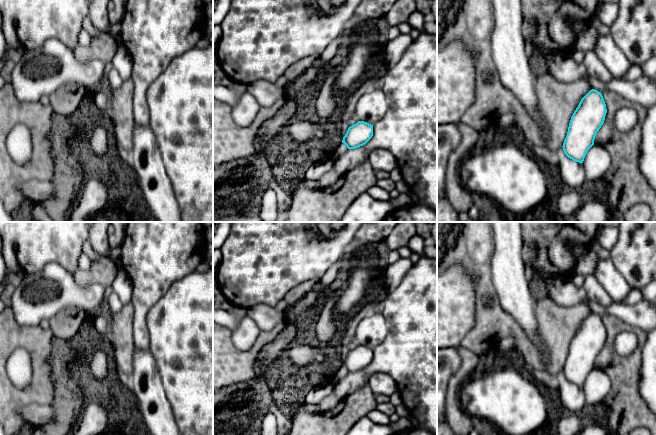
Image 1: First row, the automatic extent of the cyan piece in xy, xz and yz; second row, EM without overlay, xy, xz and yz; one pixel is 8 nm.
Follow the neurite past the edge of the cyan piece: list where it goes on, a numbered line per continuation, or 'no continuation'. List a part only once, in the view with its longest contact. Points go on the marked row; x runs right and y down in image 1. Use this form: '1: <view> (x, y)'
no continuation

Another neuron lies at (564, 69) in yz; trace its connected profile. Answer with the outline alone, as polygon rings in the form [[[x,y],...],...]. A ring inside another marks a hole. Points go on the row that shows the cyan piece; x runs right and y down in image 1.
[[[559,52],[549,53],[546,56],[546,65],[551,76],[563,83],[585,80],[588,75],[583,62],[577,63],[571,57],[564,57]]]

